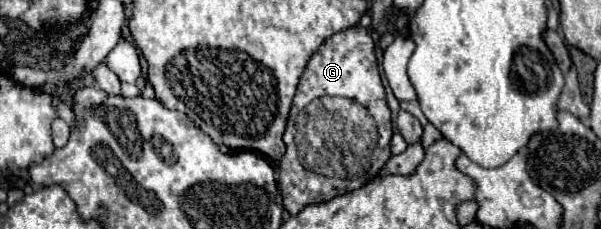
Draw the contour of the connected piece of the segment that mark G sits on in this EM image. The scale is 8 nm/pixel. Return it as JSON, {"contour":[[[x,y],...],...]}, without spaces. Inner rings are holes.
{"contour":[[[352,27],[352,29],[346,29],[346,31],[332,35],[320,47],[320,51],[310,59],[310,63],[300,79],[298,93],[294,97],[290,121],[300,113],[300,109],[304,109],[308,103],[312,103],[314,99],[324,97],[324,95],[356,99],[360,105],[364,105],[368,109],[370,115],[374,115],[380,137],[388,137],[388,139],[392,137],[390,111],[388,111],[386,101],[384,101],[384,87],[382,87],[382,81],[378,75],[374,43],[364,27]]]}

